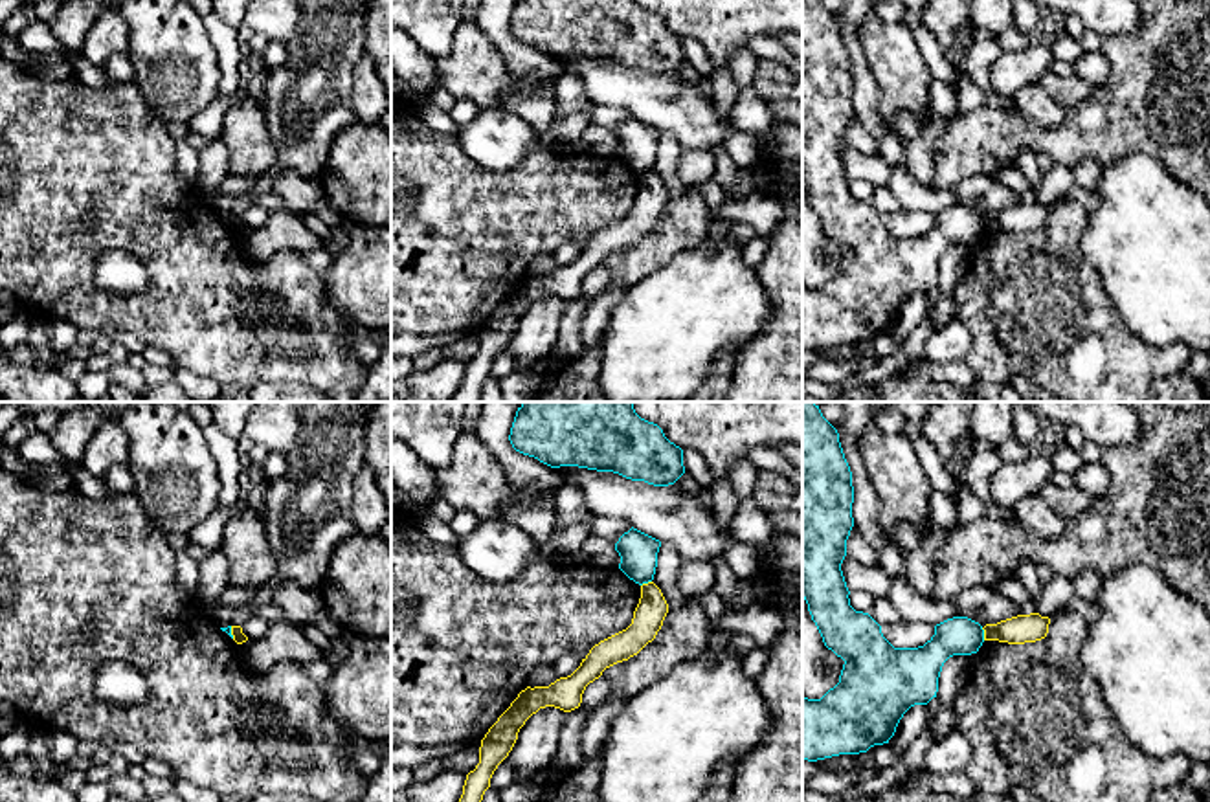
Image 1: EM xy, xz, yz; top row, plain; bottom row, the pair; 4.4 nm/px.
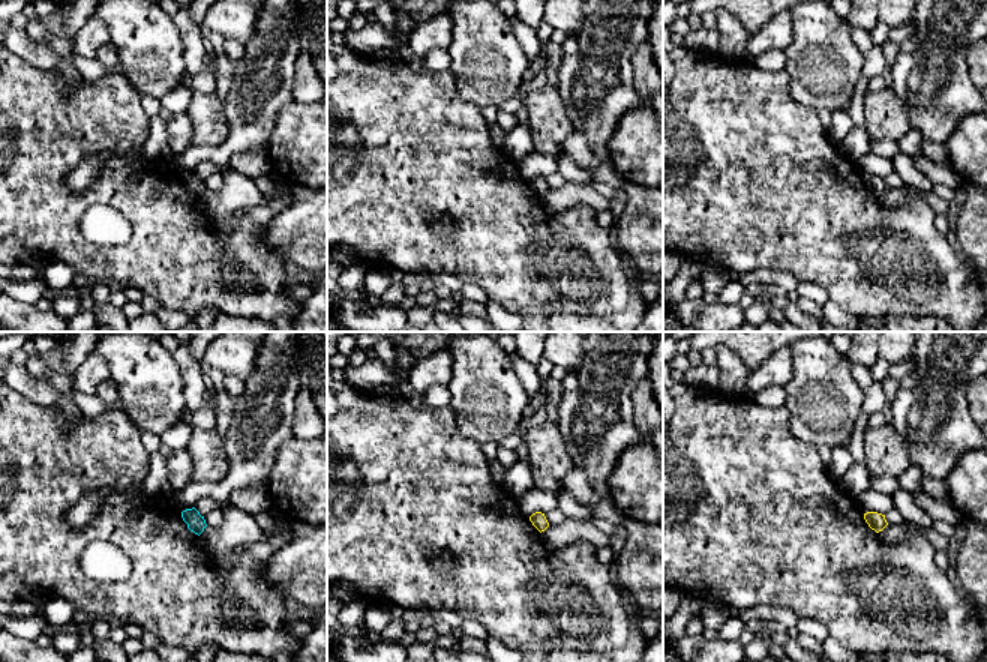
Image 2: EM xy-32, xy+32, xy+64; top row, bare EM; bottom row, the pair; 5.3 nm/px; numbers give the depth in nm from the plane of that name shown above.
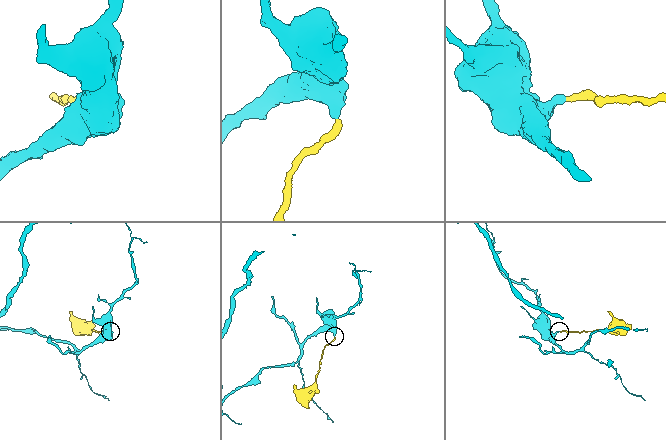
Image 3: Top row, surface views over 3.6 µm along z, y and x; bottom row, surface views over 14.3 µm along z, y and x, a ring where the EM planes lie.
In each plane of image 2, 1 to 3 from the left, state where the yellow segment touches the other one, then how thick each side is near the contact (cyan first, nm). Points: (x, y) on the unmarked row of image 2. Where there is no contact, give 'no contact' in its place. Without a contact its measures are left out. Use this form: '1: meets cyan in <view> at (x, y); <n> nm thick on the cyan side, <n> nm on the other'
1: no contact
2: no contact
3: no contact

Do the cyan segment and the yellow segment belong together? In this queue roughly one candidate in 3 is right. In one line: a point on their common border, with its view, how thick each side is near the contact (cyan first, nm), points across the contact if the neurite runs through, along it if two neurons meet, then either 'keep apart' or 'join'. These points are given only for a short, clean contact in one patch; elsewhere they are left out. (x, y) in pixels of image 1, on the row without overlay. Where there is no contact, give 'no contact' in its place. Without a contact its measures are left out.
meets cyan in yz at (983, 222); 170 nm thick on the cyan side, 130 nm on the other; border along yz (981, 217), (985, 228); keep apart

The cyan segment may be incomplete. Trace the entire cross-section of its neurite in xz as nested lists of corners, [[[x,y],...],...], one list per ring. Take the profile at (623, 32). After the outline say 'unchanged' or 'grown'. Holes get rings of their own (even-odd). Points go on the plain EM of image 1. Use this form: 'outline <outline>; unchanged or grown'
outline [[[516,0],[509,29],[540,51],[613,61],[654,75],[683,62],[683,39],[635,0]]]; unchanged

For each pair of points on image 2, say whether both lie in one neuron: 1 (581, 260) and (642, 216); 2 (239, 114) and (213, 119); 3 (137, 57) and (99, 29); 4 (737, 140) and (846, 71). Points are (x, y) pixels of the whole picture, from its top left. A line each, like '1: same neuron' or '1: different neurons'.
1: different neurons
2: different neurons
3: different neurons
4: different neurons

